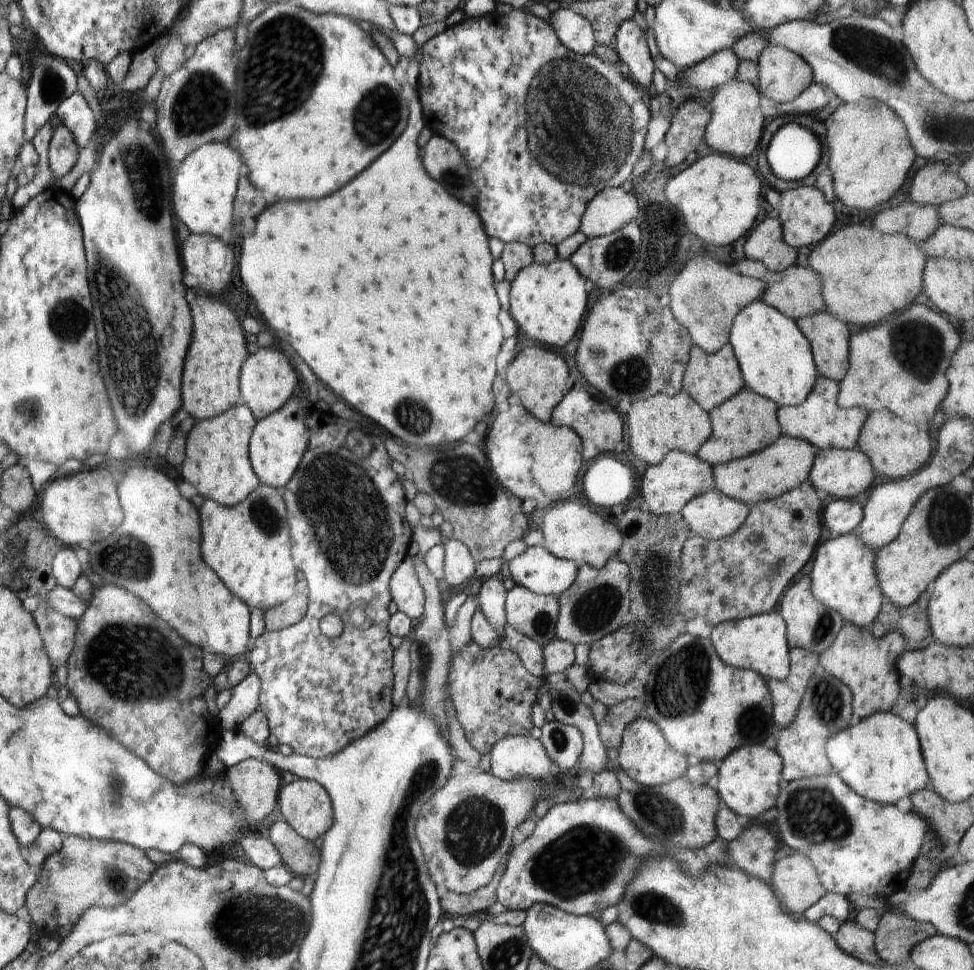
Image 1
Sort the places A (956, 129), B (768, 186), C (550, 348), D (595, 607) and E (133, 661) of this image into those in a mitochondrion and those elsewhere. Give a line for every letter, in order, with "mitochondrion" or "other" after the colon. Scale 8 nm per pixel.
A: mitochondrion
B: other
C: other
D: mitochondrion
E: mitochondrion

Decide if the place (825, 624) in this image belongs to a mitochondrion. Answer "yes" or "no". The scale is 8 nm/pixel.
yes

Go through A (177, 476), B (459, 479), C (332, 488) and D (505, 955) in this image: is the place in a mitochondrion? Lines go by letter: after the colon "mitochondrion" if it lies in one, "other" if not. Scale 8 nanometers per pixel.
A: other
B: mitochondrion
C: mitochondrion
D: mitochondrion

